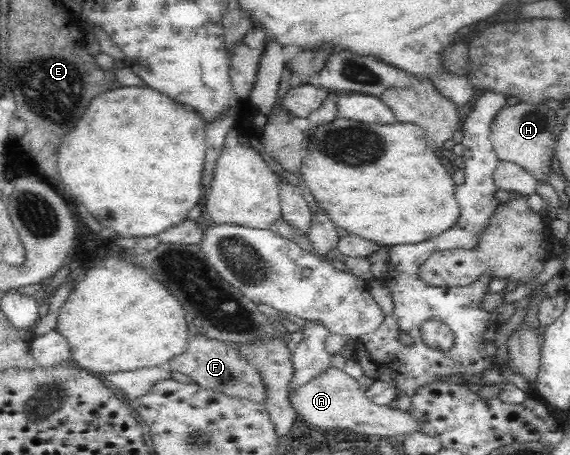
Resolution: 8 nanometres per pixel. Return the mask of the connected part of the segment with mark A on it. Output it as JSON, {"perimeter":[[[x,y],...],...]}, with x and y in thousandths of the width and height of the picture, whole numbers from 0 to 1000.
{"perimeter":[[[575,807],[539,842],[518,848],[507,870],[511,895],[525,923],[542,938],[560,938],[567,947],[614,943],[623,952],[684,960],[714,956],[733,947],[732,923],[712,903],[656,888],[633,855],[625,833],[612,829],[600,811]]]}

